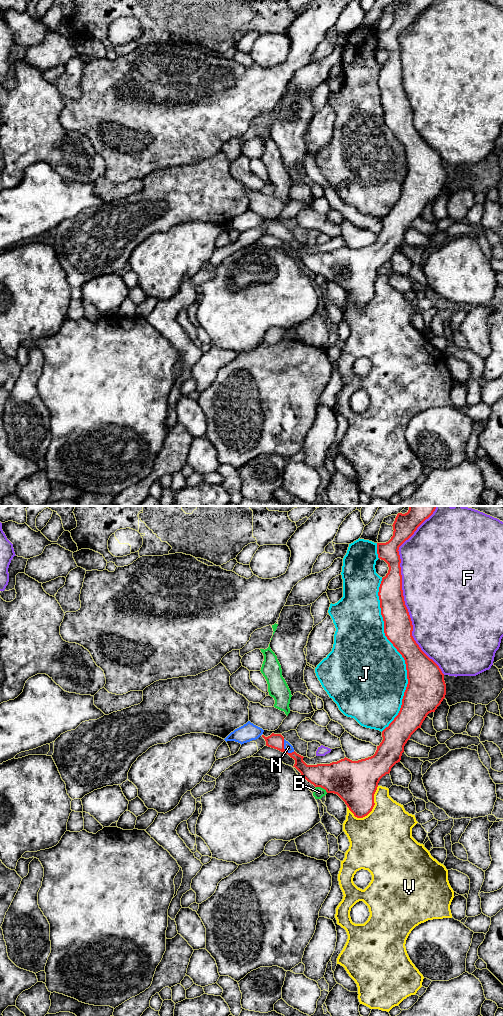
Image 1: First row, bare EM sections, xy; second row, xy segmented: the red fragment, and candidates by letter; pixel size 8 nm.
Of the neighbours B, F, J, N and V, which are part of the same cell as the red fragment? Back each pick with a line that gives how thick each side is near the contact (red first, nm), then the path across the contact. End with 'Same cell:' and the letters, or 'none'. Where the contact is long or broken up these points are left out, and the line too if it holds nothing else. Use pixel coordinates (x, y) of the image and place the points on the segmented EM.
N: calibres 120 and 70 nm; way xy (276, 741), (283, 748), (288, 747)
Same cell: N

